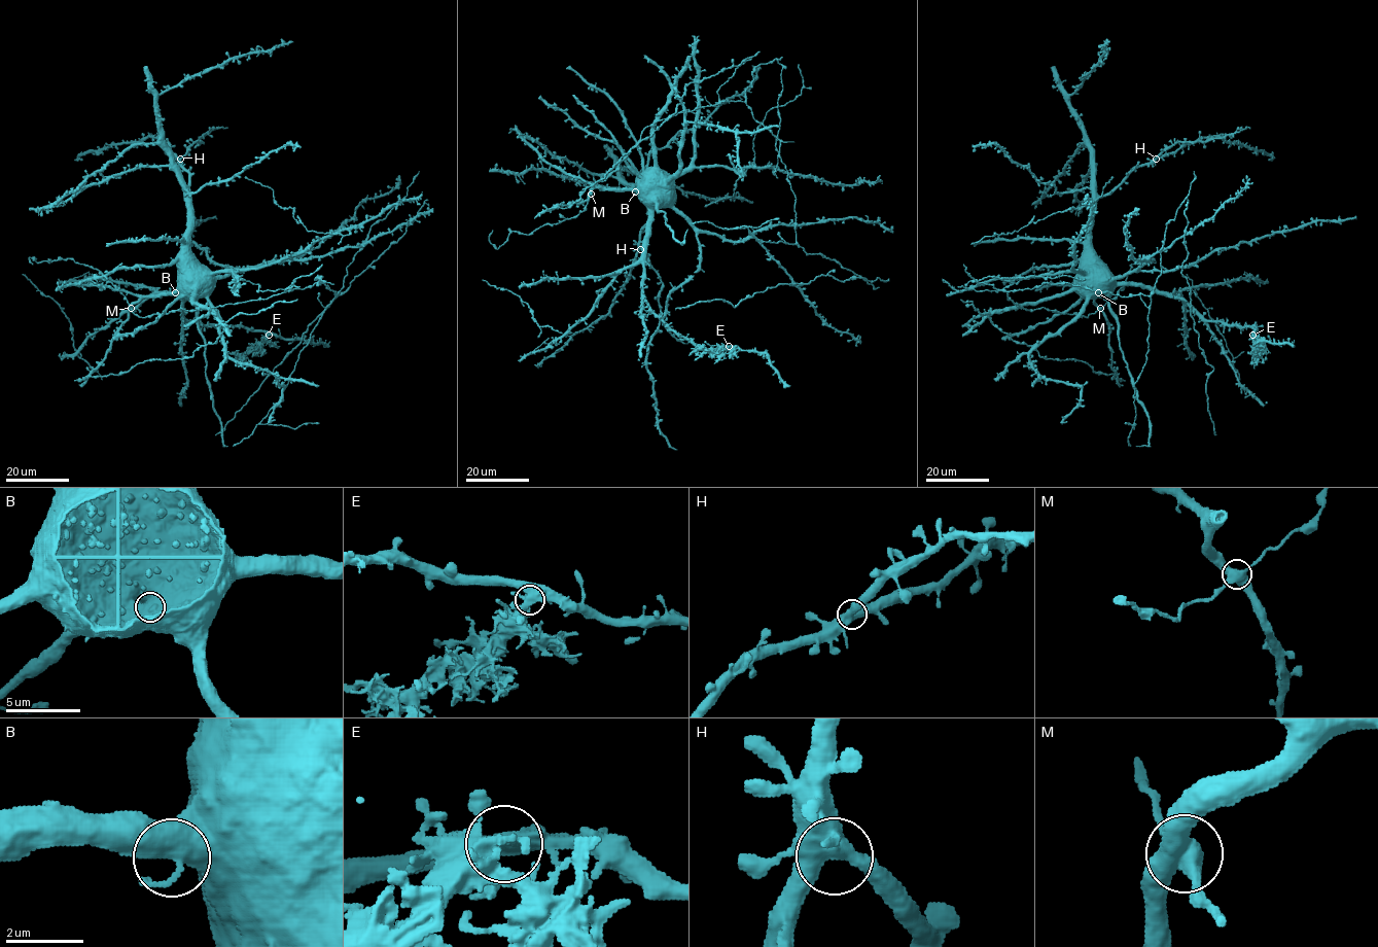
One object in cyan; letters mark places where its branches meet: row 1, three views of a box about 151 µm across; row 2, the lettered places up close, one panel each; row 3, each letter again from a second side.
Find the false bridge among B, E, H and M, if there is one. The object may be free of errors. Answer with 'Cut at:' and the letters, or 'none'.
Cut at: E

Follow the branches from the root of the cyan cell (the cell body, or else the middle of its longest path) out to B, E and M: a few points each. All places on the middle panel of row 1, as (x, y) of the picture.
B: (650, 172), (643, 176), (635, 191)
E: (650, 172), (648, 170), (648, 230), (642, 296), (646, 305), (678, 335), (708, 349), (728, 346)
M: (650, 172), (642, 176), (635, 188), (594, 187), (591, 193)

